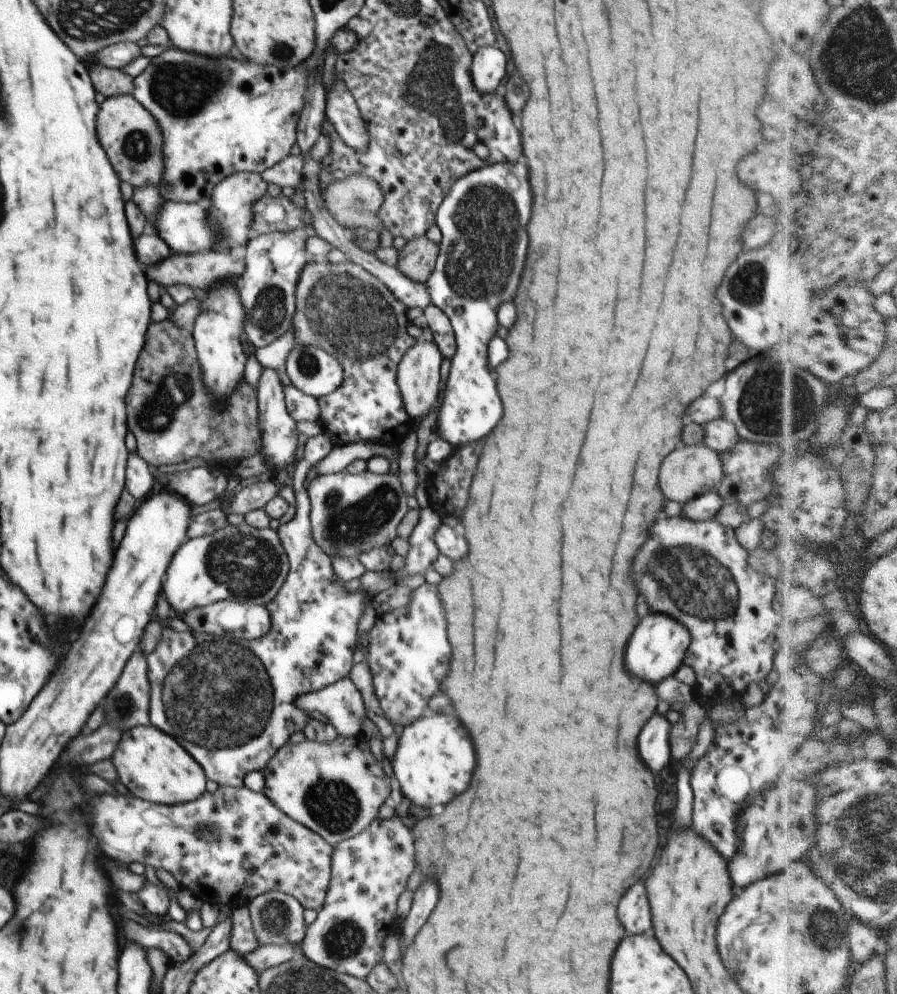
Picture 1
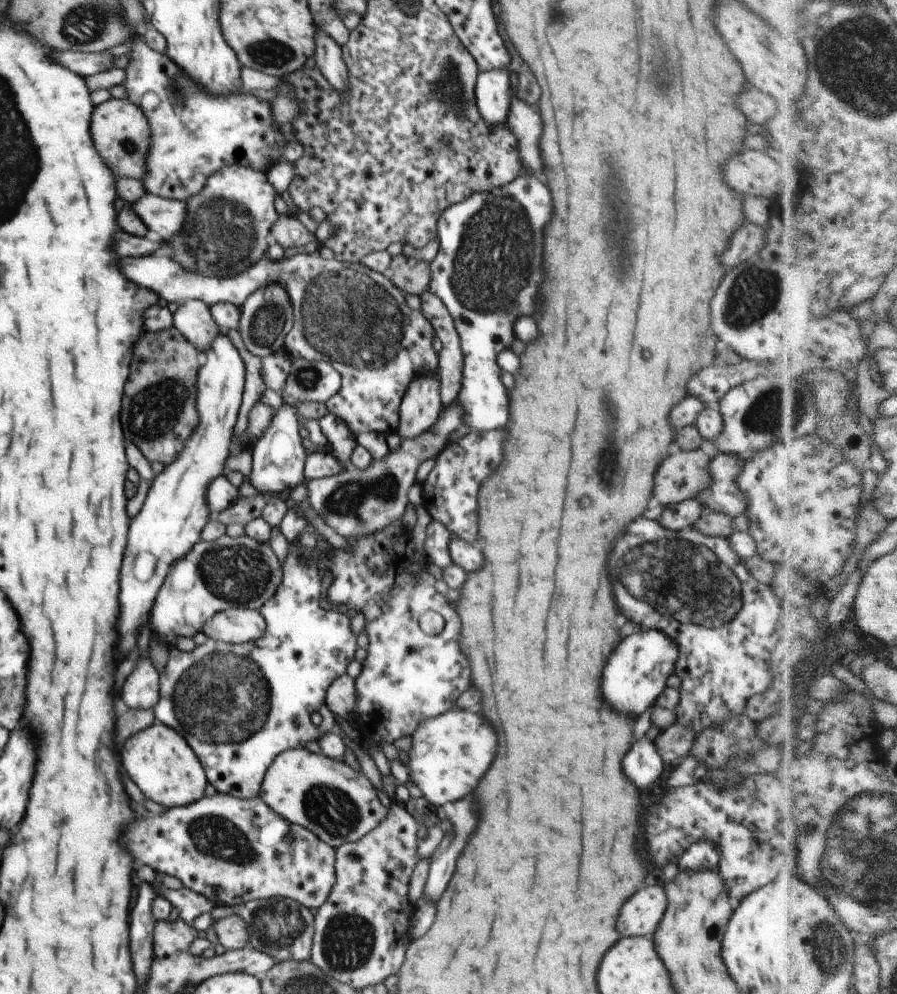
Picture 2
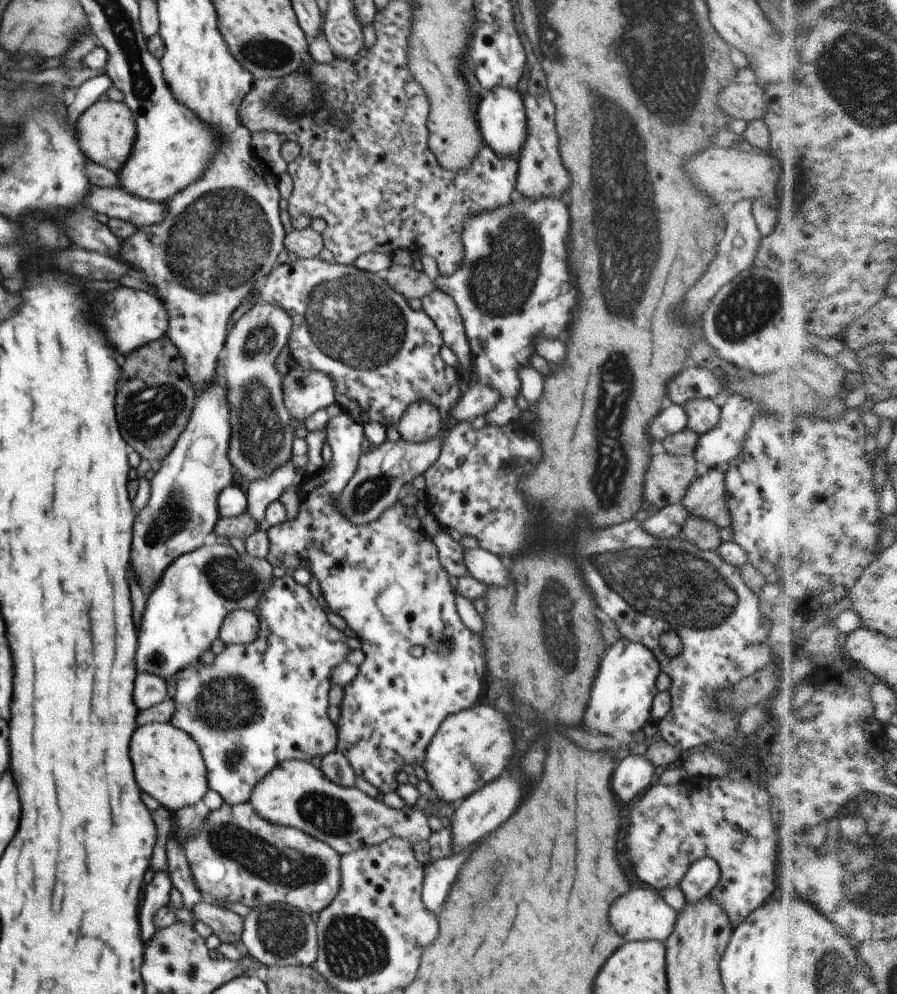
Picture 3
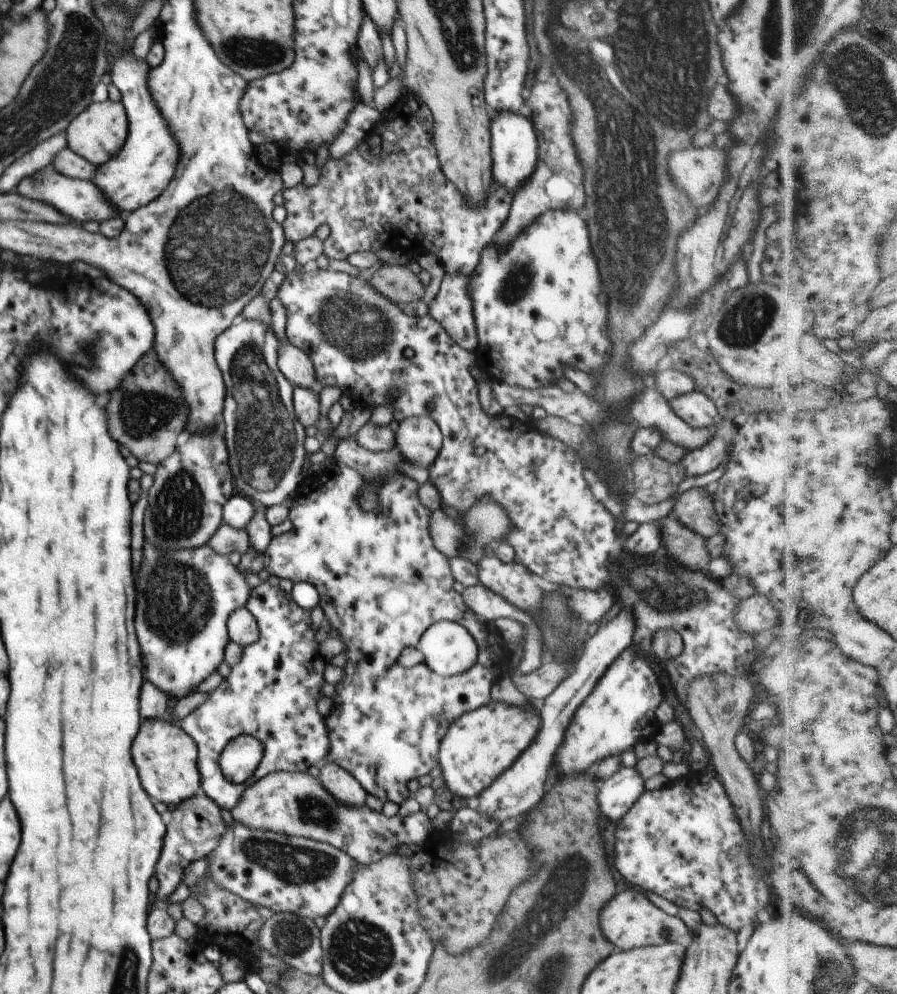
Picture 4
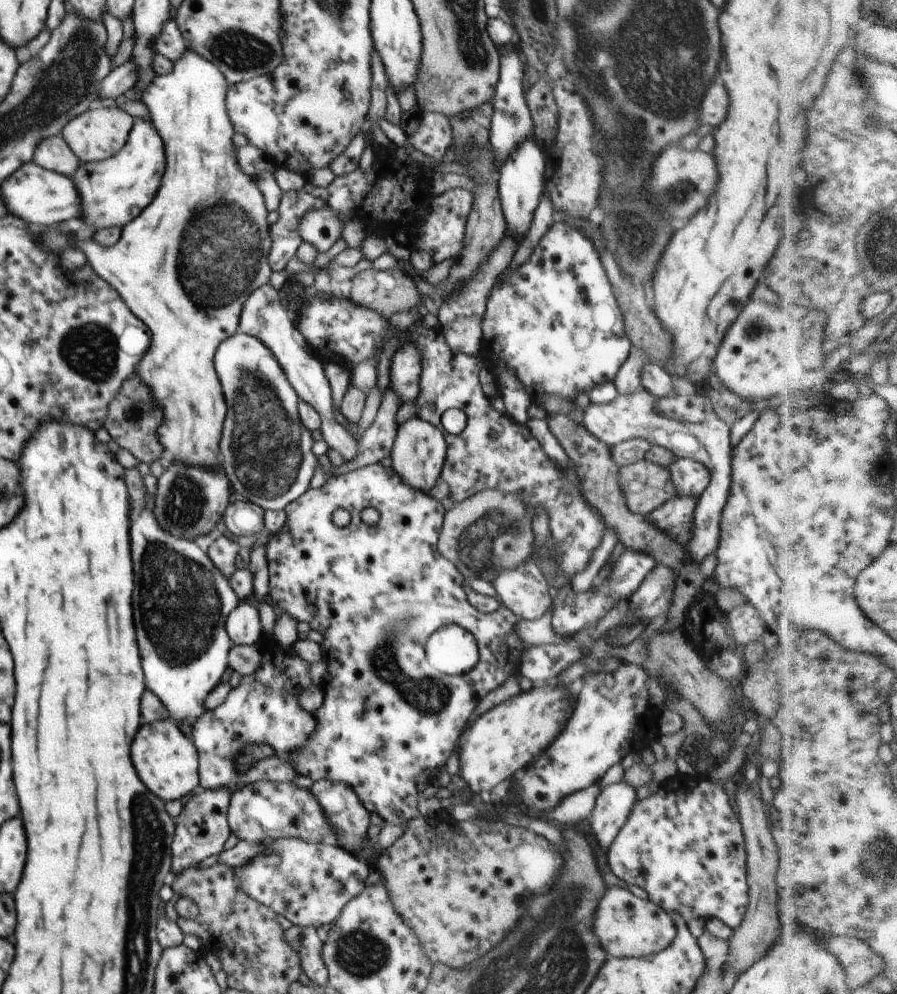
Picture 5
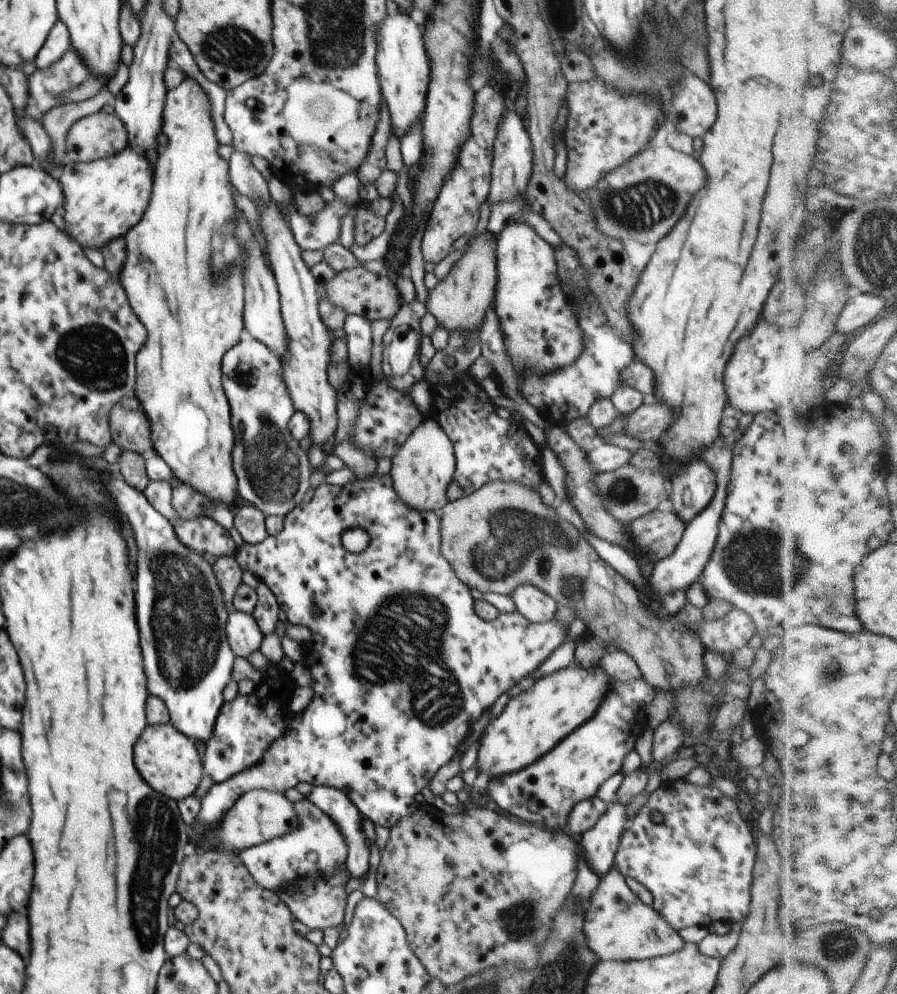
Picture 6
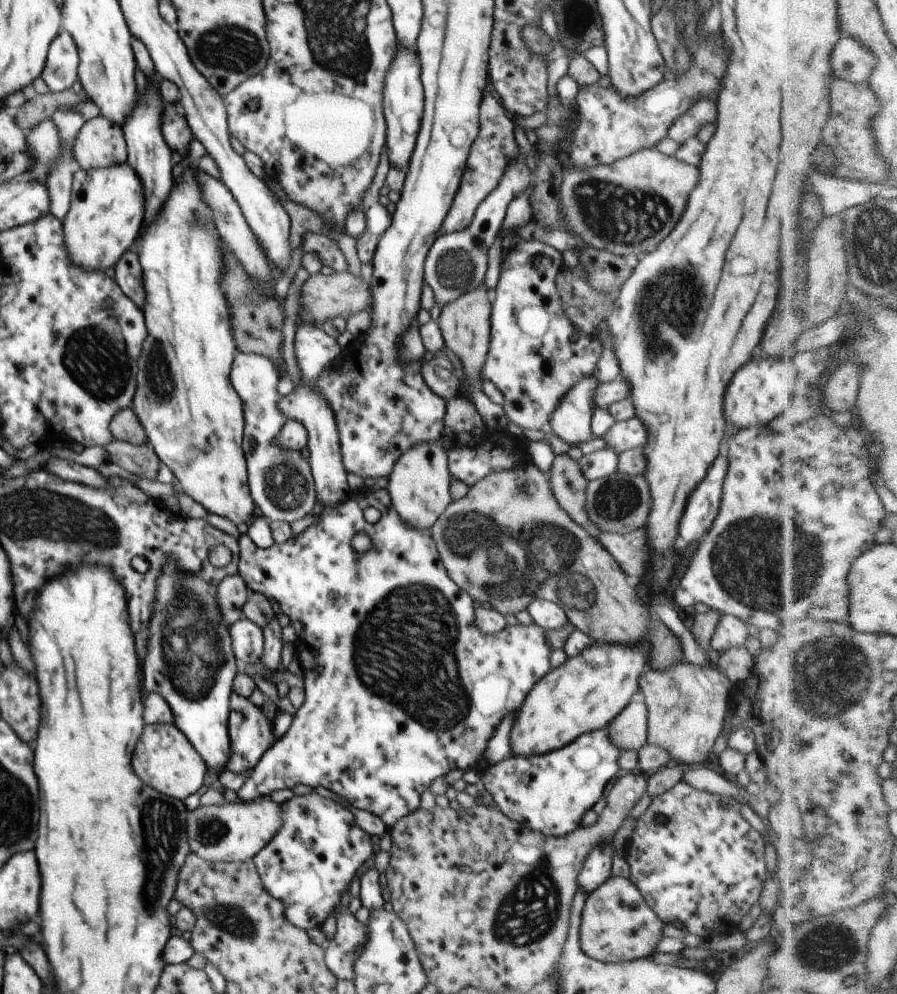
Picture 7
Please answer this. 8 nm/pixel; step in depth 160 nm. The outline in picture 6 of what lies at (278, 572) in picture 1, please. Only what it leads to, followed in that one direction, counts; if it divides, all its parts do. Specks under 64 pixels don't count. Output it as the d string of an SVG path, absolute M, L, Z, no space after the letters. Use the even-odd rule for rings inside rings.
M112 476L105 480L103 486L105 494L118 504L119 512L126 516L130 528L134 530L138 548L144 548L138 556L138 572L136 572L136 624L140 630L140 646L144 654L148 692L164 701L176 730L194 742L198 740L206 743L213 734L217 716L225 703L223 692L232 679L231 672L236 657L227 639L225 626L229 612L213 566L206 562L202 555L186 548L180 542L173 522L158 512L143 492L130 486L123 478ZM150 606L154 606L154 610L158 610L160 614L146 614Z

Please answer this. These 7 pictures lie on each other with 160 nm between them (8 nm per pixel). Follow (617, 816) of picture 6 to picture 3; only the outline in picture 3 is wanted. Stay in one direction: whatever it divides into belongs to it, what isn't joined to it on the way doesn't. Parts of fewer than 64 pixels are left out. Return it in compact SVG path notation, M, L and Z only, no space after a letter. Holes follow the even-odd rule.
M628 755L614 770L612 792L620 802L628 802L650 788L655 768L642 755Z

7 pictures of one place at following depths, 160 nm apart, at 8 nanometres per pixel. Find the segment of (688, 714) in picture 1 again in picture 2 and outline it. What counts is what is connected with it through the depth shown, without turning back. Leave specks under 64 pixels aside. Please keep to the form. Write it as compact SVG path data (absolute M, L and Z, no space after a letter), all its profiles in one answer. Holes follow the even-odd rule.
M674 723L667 729L658 733L654 740L658 754L666 764L672 764L674 760L683 760L691 752L695 736L690 729Z

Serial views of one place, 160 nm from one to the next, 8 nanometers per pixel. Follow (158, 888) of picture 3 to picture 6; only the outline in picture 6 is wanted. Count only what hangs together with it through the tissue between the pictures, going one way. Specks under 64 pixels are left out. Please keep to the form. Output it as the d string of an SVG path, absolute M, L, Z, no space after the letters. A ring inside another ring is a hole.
M376 472L370 478L364 480L354 479L344 486L334 486L330 483L322 483L319 486L308 504L300 503L293 508L285 517L285 523L280 534L268 535L259 543L243 543L234 554L240 568L248 570L254 574L258 580L262 581L274 593L278 606L282 612L282 617L292 624L310 629L312 638L310 642L301 644L300 652L303 659L308 664L311 674L310 687L313 696L309 704L299 713L294 714L289 722L285 733L277 738L269 749L262 755L261 761L241 773L235 774L228 780L215 783L202 799L202 806L199 815L195 819L199 828L199 844L193 847L189 845L189 851L205 853L211 848L211 843L207 840L207 832L215 829L222 820L226 811L234 806L234 803L251 790L267 790L284 793L288 788L295 788L298 782L308 782L314 787L325 786L345 792L346 796L354 803L360 811L362 818L369 818L374 824L392 828L400 822L401 818L410 816L418 807L414 801L414 796L422 792L430 779L440 768L448 764L459 754L459 747L469 738L471 726L490 709L494 702L512 688L520 680L532 677L532 674L565 640L566 629L555 618L545 623L533 623L524 618L518 611L511 613L500 613L492 621L482 620L476 613L474 600L470 593L469 586L466 586L459 576L453 571L450 563L441 553L441 518L439 512L419 511L406 506L405 502L394 490L390 475L379 476ZM350 527L363 527L369 534L370 544L364 552L352 554L348 552L342 544L343 532ZM314 608L321 612L318 617L314 616ZM446 640L452 642L452 648L446 646ZM414 686L414 690L412 690Z

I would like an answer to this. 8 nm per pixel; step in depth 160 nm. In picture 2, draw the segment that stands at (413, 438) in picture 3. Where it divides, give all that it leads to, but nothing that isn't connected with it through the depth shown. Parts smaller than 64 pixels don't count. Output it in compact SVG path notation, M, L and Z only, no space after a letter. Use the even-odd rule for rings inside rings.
M424 372L406 389L399 408L397 434L402 439L419 437L431 429L441 413L439 379L432 372Z

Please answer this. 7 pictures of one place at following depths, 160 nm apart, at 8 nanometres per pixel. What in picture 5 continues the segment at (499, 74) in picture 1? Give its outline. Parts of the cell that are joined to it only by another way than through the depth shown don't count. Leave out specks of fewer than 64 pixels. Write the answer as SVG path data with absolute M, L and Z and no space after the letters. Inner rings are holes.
M534 138L527 139L524 143L515 147L515 150L500 167L497 190L501 200L503 217L507 224L505 231L508 235L513 235L518 239L518 246L531 227L536 207L545 191L546 178L544 172L546 172L544 156L536 145Z

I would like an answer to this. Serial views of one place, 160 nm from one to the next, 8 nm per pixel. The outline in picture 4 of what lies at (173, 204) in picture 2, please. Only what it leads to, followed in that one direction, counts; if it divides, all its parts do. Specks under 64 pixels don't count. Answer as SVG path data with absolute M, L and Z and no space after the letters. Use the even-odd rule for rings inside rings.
M46 166L40 172L36 172L32 176L26 176L16 186L16 192L20 196L30 198L30 200L40 200L44 204L50 204L52 208L56 208L58 212L68 216L72 222L80 222L80 224L86 222L86 220L96 220L96 222L100 223L118 215L118 210L109 203L102 191L92 181L58 174L52 166Z

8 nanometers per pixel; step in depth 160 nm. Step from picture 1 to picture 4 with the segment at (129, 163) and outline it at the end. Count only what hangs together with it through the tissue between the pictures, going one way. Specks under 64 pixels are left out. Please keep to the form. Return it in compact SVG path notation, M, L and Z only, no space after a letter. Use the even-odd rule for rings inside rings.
M108 99L88 105L64 131L68 147L88 162L100 166L108 162L122 148L128 136L128 127L128 117L122 102Z

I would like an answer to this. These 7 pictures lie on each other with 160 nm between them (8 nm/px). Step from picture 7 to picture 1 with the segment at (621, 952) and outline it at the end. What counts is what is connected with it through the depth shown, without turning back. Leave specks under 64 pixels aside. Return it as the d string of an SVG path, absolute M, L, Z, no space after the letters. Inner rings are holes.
M644 882L634 884L624 894L618 906L618 918L628 934L644 934L646 930L652 932L652 914Z

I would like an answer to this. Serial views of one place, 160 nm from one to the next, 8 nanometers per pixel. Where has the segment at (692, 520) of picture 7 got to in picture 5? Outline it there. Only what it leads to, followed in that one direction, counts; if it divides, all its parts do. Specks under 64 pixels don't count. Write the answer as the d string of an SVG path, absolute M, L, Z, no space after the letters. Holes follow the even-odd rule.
M675 457L666 470L671 476L676 496L680 497L692 497L698 500L711 481L710 471L692 459Z

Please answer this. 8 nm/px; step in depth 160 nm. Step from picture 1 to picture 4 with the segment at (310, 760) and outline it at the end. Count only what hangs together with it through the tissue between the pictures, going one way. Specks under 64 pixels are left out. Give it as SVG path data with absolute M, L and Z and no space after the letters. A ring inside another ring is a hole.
M307 772L270 773L258 779L239 798L230 811L236 823L259 831L272 831L289 837L304 837L328 843L343 850L360 865L378 862L400 845L425 841L433 833L431 819L418 811L405 818L387 818L382 812L364 807L348 807L322 786L318 778Z

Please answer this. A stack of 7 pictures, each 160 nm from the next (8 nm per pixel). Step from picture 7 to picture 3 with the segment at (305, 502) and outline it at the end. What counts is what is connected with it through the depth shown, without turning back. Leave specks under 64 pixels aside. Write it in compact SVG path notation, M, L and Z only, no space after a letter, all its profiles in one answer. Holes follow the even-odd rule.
M258 302L251 310L246 311L228 332L223 350L226 356L222 356L222 382L228 391L228 402L231 416L232 434L229 442L228 456L234 472L254 482L270 476L278 467L285 465L293 457L292 440L295 436L295 428L290 425L292 417L283 401L283 376L276 369L276 358L286 344L292 330L290 315L280 307L270 303Z

